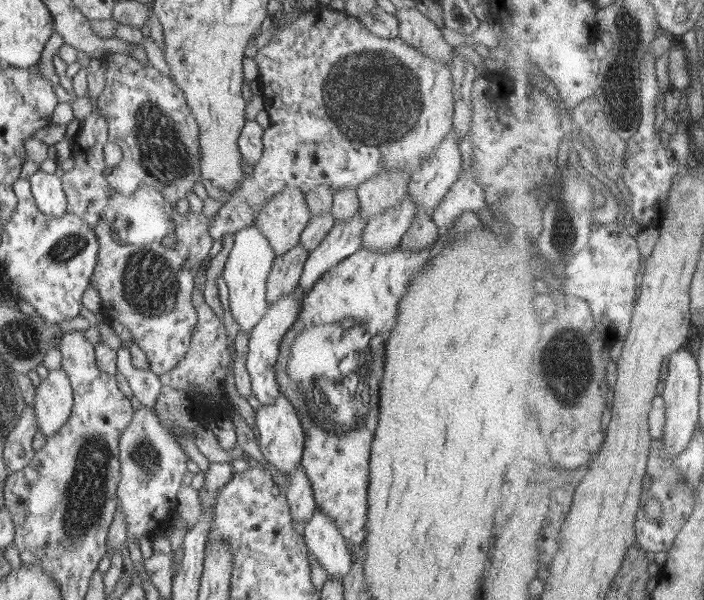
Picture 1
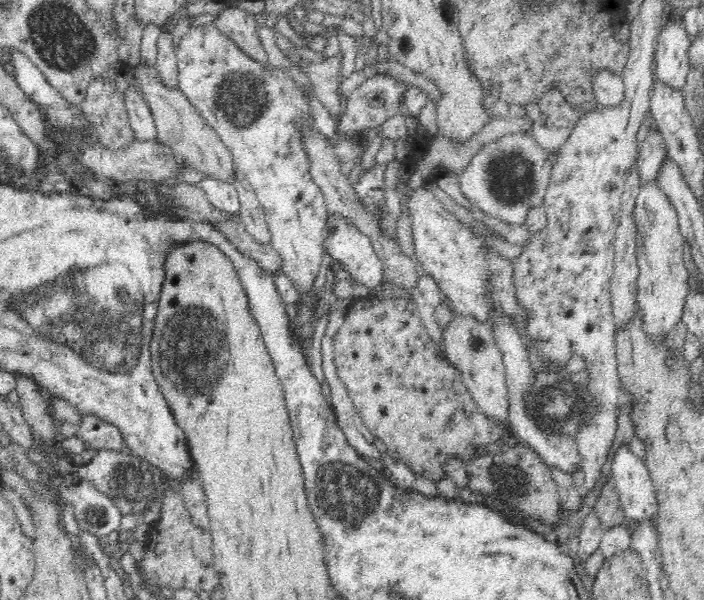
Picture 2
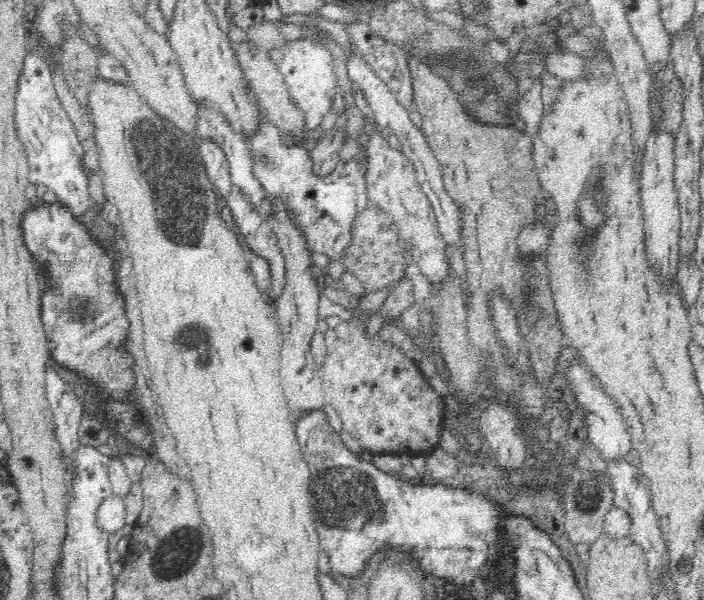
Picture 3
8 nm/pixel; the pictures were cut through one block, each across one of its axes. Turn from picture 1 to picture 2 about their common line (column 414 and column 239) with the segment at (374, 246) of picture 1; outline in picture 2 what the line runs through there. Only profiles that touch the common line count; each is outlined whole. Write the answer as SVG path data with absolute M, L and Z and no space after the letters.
M205 176L198 186L205 191L215 208L225 214L237 216L237 218L240 216L241 203L239 194L233 185Z

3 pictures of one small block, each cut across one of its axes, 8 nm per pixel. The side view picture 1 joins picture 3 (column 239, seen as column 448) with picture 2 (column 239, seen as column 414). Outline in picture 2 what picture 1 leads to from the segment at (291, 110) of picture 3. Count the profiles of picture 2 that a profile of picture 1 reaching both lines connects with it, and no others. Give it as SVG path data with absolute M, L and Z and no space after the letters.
M238 7L227 8L218 14L214 25L224 35L228 35L230 40L233 40L236 46L241 48L252 60L262 66L268 66L270 62L264 45L258 37L259 26L255 14L248 13Z

